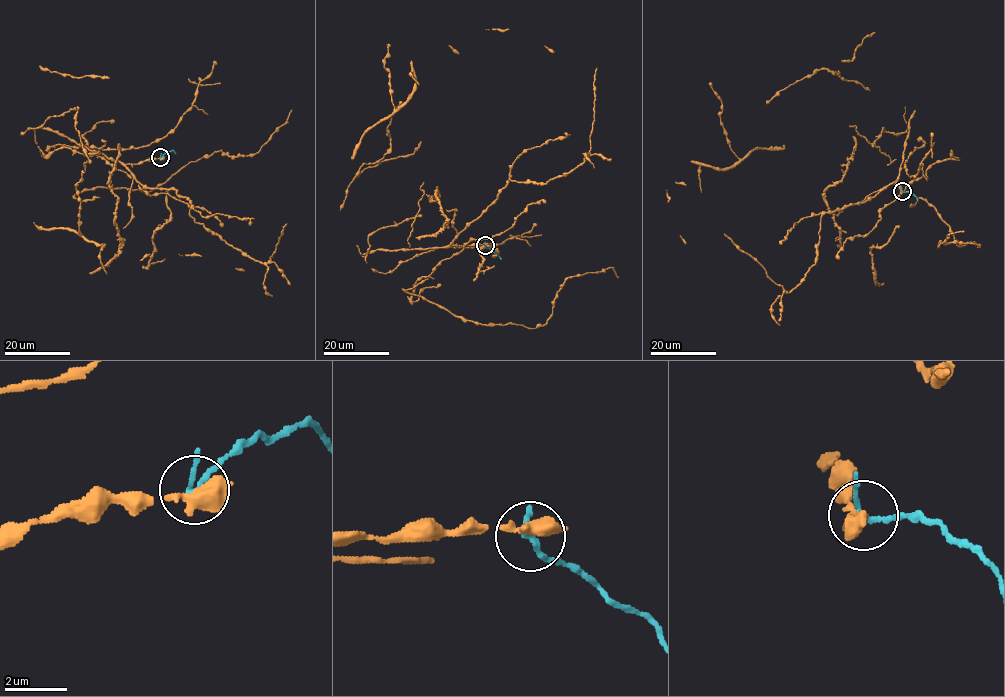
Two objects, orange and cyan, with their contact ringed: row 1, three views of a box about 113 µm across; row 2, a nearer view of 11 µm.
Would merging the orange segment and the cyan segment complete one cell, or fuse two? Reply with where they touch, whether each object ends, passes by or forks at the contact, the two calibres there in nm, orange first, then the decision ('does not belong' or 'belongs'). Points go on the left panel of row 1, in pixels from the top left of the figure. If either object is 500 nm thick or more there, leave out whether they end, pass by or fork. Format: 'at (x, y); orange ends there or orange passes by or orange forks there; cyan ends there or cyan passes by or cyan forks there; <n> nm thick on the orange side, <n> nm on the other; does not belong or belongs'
at (160, 157); 600 nm thick on the orange side, 140 nm on the other; does not belong

